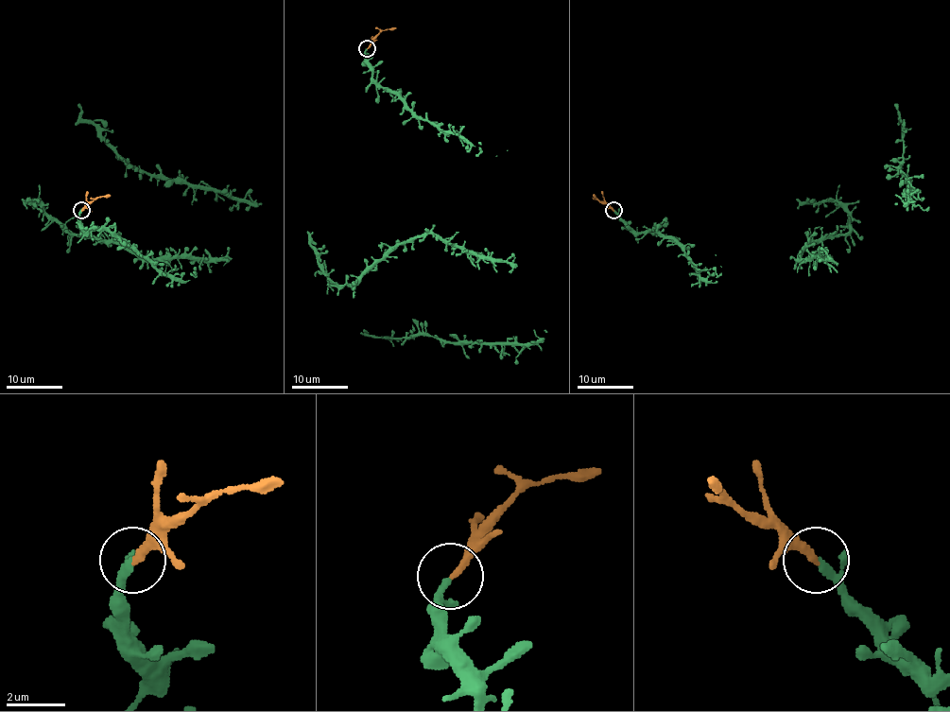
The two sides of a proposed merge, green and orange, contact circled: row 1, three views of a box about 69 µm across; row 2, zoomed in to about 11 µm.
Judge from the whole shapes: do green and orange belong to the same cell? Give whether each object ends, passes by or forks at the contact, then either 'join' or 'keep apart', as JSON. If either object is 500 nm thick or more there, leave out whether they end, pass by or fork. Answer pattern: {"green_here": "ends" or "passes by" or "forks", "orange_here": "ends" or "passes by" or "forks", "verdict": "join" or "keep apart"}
{"green_here": "passes by", "orange_here": "ends", "verdict": "join"}

